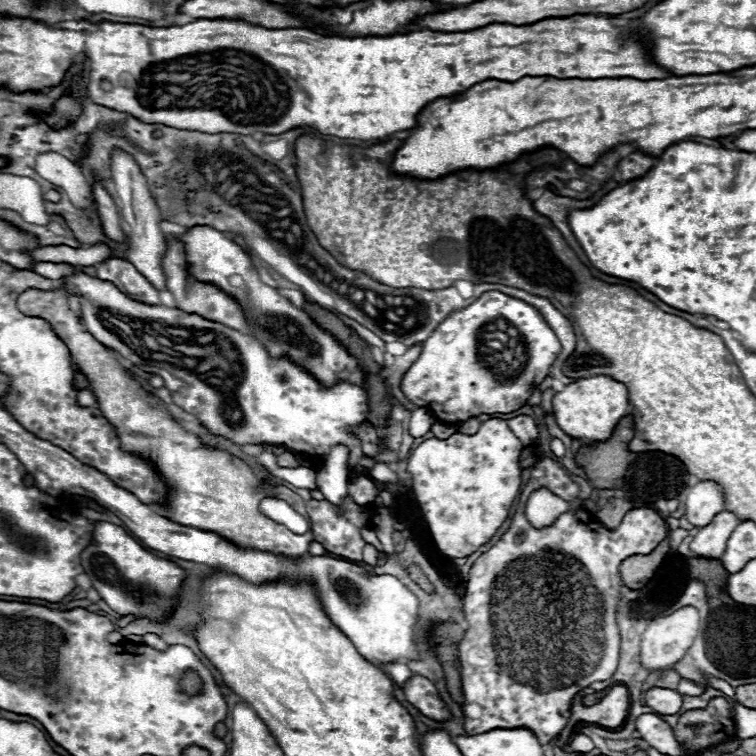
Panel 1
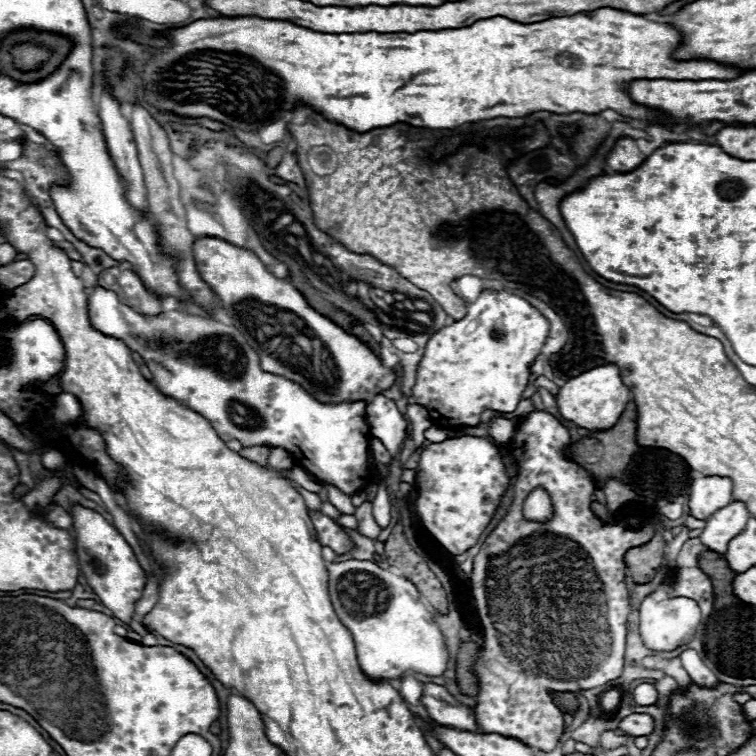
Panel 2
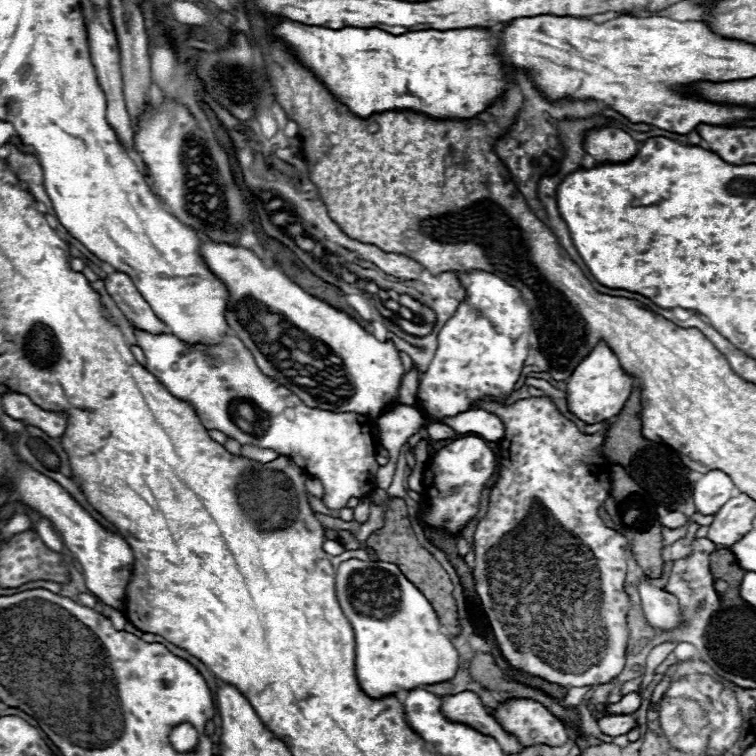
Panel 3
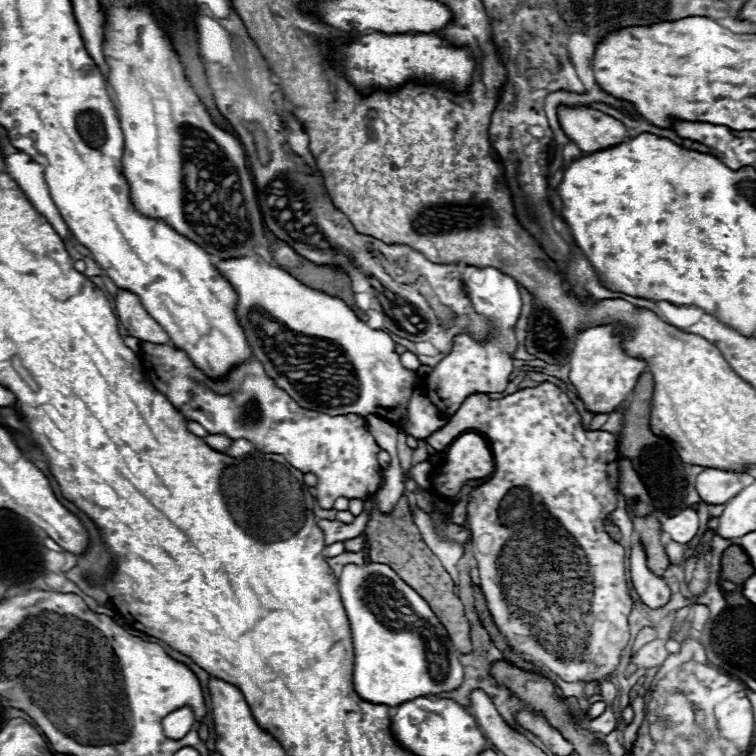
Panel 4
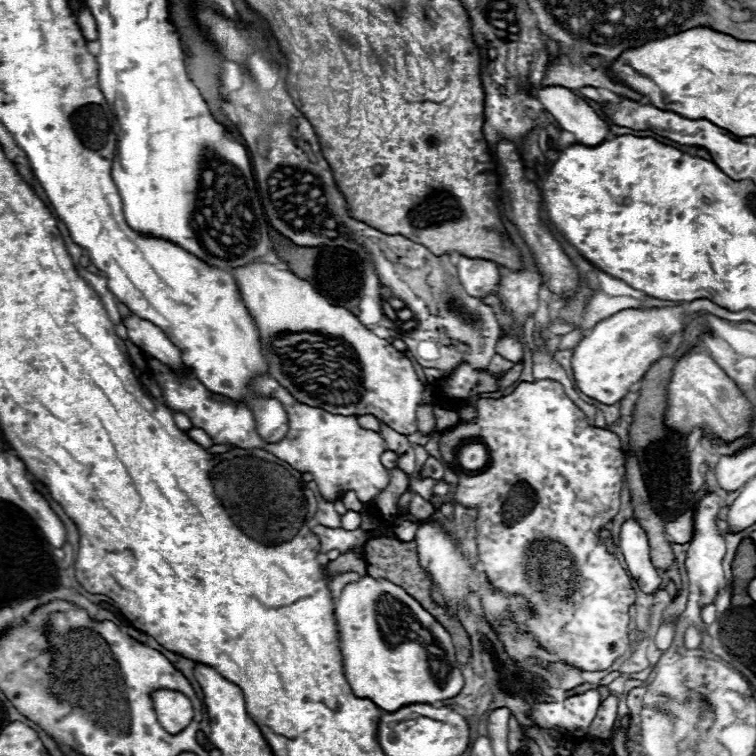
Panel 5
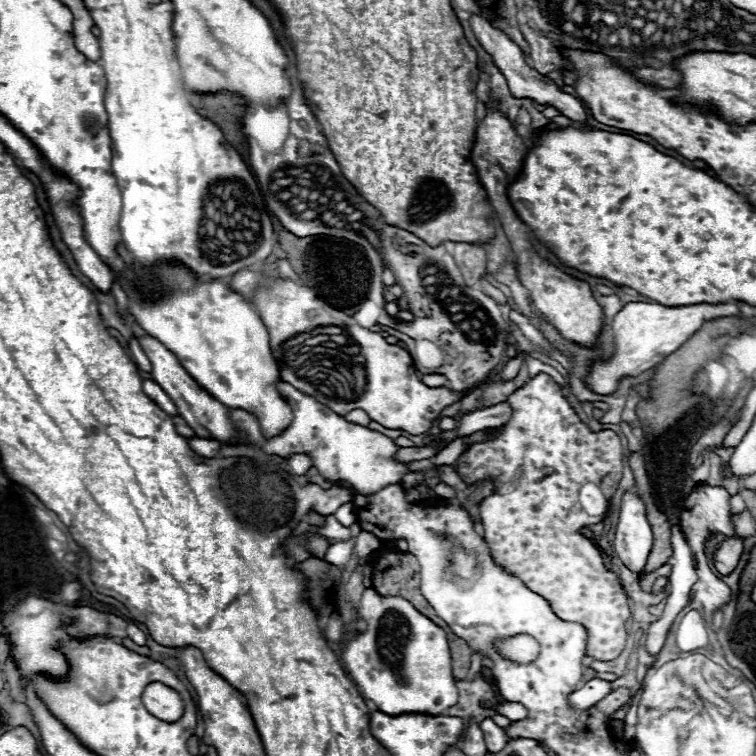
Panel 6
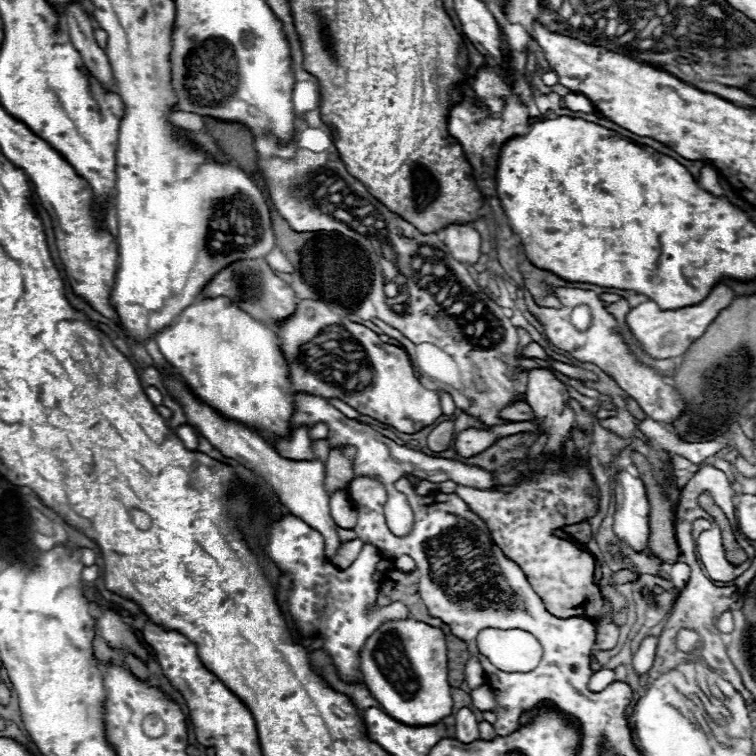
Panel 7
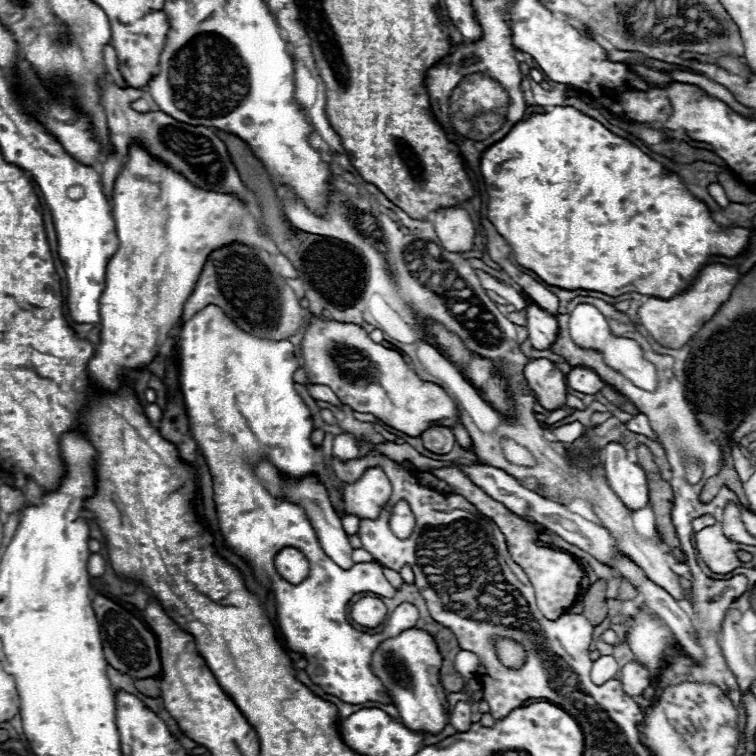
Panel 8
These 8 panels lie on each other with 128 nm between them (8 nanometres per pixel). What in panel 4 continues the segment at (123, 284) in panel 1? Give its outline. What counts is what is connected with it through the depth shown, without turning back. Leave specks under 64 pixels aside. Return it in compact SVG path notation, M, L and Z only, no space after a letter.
M120 290L116 298L116 316L122 326L128 330L130 336L138 338L140 342L152 344L170 344L170 336L164 328L144 310L138 296L126 290Z

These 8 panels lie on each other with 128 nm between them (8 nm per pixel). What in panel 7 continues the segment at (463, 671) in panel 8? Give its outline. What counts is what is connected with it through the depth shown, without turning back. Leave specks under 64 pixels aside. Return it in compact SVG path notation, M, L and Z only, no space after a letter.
M476 656L468 658L466 668L464 668L464 678L466 678L466 682L468 682L470 688L476 688L476 686L480 686L480 684L486 682L484 670L482 670L482 666L480 666L480 662L478 662Z

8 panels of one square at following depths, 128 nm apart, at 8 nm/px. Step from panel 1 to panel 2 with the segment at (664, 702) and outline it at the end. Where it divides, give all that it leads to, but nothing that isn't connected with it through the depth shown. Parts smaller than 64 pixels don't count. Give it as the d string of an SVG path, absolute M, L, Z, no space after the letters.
M640 684L632 690L632 698L636 706L650 706L650 704L656 704L658 692L652 684Z

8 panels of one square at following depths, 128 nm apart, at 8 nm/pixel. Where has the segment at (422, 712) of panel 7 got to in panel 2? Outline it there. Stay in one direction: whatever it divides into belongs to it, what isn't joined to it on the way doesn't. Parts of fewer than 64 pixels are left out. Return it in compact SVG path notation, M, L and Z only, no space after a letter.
M368 560L332 562L328 564L328 574L330 574L330 600L334 604L340 622L350 630L354 638L358 664L366 678L378 682L378 680L402 680L404 676L414 672L424 676L442 676L446 672L450 660L446 638L442 636L438 624L434 622L432 612L426 606L422 594L408 578L394 574L392 570L380 568L378 564Z

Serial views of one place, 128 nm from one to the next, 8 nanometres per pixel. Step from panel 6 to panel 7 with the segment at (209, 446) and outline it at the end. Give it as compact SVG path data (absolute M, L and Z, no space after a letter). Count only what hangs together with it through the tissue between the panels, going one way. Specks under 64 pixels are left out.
M178 426L176 428L176 436L182 440L182 444L188 450L196 450L198 448L198 436L196 436L196 432L190 426Z

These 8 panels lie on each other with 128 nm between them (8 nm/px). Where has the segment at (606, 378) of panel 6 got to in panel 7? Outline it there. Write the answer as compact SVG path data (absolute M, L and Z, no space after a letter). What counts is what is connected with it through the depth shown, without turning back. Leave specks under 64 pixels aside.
M718 282L710 294L698 302L698 304L692 304L692 306L684 306L684 308L678 308L678 310L660 310L656 302L648 300L648 302L642 302L638 306L634 306L628 316L626 316L626 322L628 322L628 328L632 330L634 338L644 346L644 350L652 356L652 358L674 358L674 356L682 356L688 346L700 338L704 334L704 330L708 328L708 324L718 316L720 310L724 310L730 302L734 300L734 292L730 286L726 286L724 282Z

